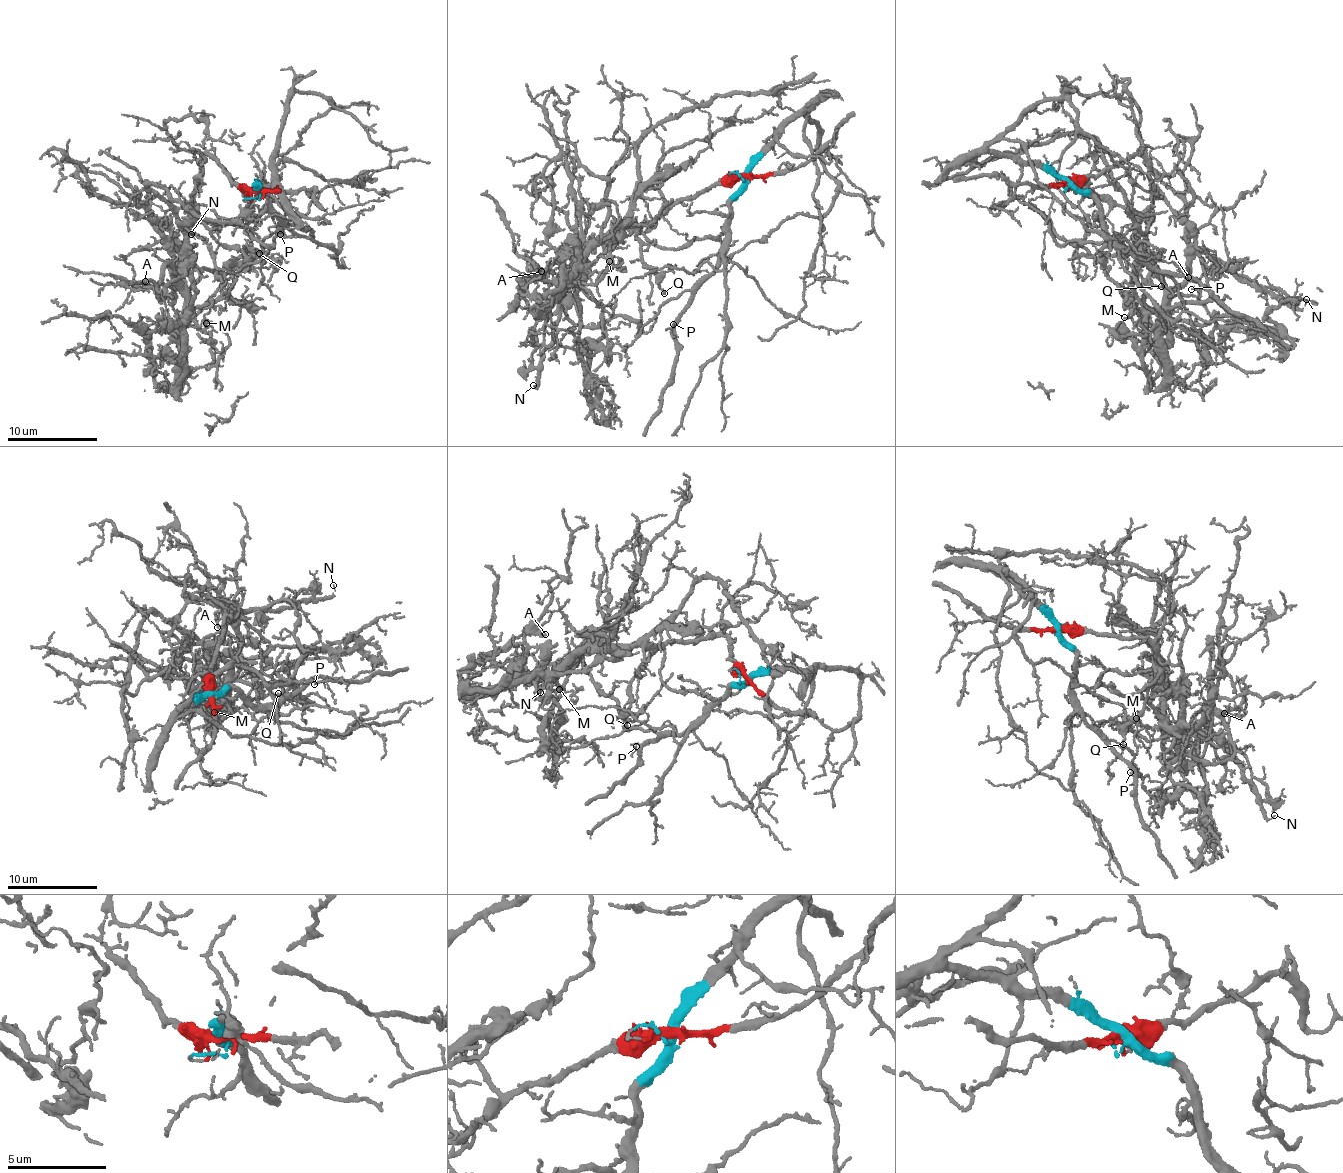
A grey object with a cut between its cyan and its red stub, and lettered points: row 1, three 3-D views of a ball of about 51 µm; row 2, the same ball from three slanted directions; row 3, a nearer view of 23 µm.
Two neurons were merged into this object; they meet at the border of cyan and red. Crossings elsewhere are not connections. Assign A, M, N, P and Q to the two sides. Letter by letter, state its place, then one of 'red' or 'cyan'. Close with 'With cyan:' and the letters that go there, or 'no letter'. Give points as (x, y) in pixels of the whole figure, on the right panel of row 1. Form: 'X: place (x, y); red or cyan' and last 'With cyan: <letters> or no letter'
A: place (1188, 277); red
M: place (1124, 317); red
N: place (1306, 299); red
P: place (1191, 289); cyan
Q: place (1161, 286); red
With cyan: P

